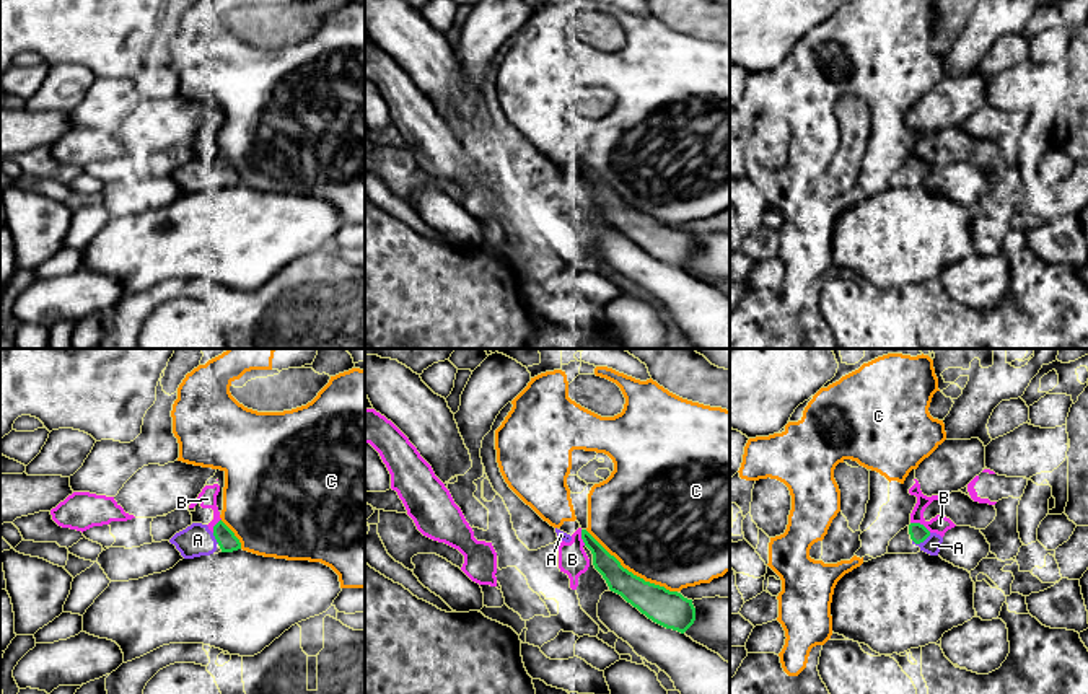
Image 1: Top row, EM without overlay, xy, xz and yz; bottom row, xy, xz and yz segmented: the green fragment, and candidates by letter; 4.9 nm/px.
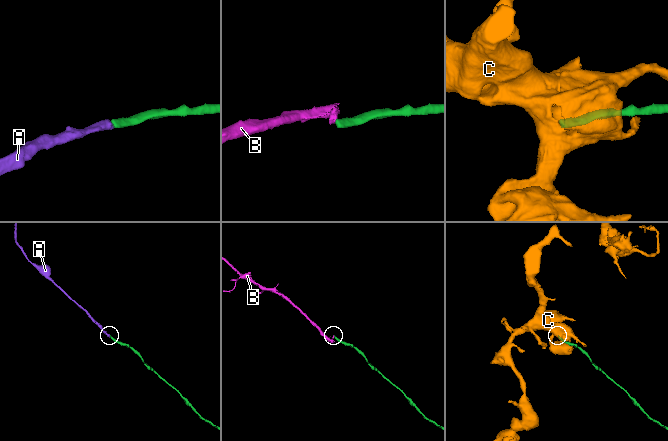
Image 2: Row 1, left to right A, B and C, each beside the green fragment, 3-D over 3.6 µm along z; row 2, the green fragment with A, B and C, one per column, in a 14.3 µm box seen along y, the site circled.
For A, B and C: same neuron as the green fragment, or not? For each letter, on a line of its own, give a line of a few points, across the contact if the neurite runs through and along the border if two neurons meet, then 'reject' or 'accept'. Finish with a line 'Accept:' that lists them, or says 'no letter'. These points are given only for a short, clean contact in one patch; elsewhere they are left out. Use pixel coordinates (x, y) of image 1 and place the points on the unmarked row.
A: accept
B: reject
C: reject
Accept: A

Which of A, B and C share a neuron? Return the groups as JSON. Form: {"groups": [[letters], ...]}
{"groups": [["A"], ["B"], ["C"]]}

